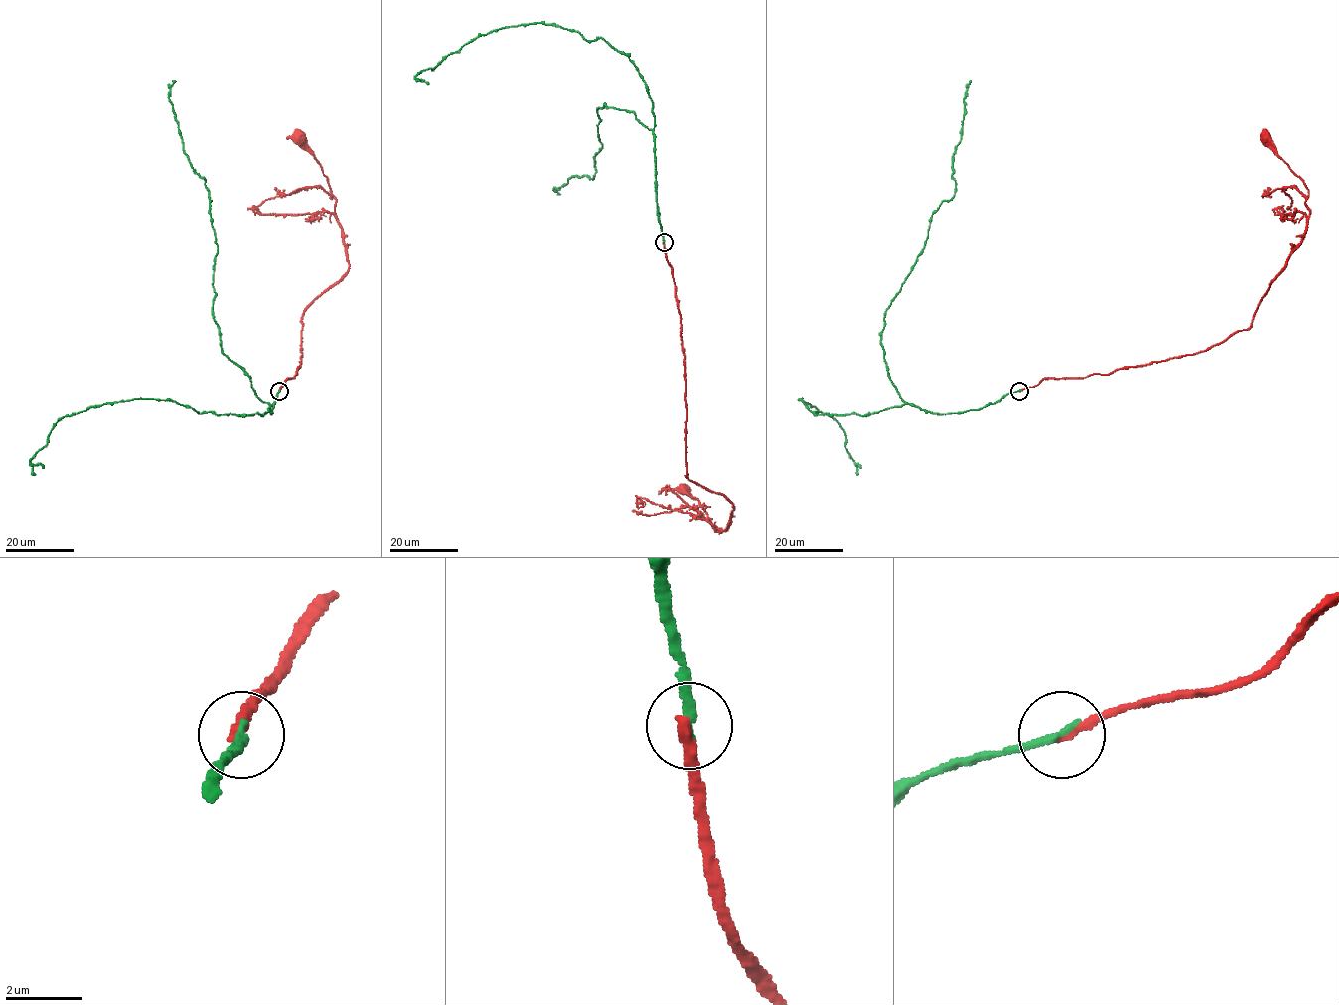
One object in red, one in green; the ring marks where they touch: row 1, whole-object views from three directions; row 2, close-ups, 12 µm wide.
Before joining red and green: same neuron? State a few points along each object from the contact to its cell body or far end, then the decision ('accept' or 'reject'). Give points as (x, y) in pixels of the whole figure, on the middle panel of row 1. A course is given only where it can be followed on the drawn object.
course red (664, 243), (681, 316), (686, 476), (733, 505), (728, 526), (715, 531), (683, 489); course green (664, 243), (655, 135), (632, 112), (597, 108), (602, 147), (594, 177), (569, 178), (553, 188), (559, 194); reject

